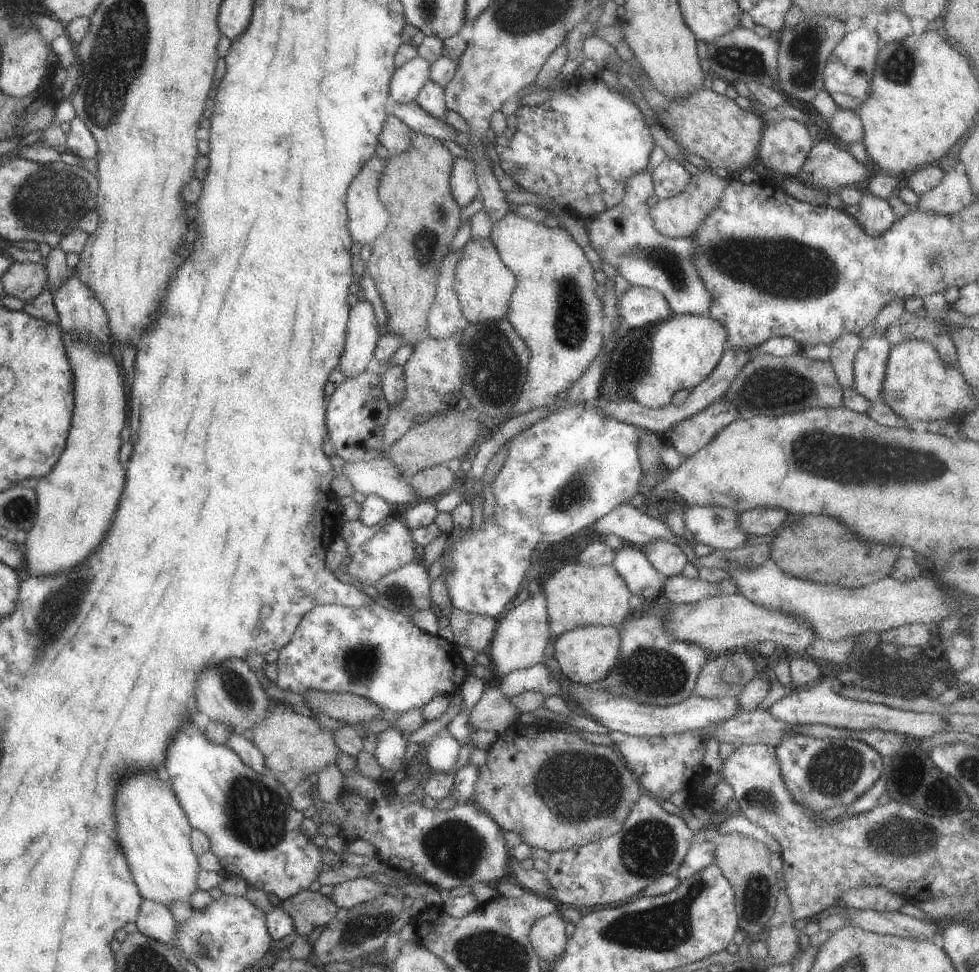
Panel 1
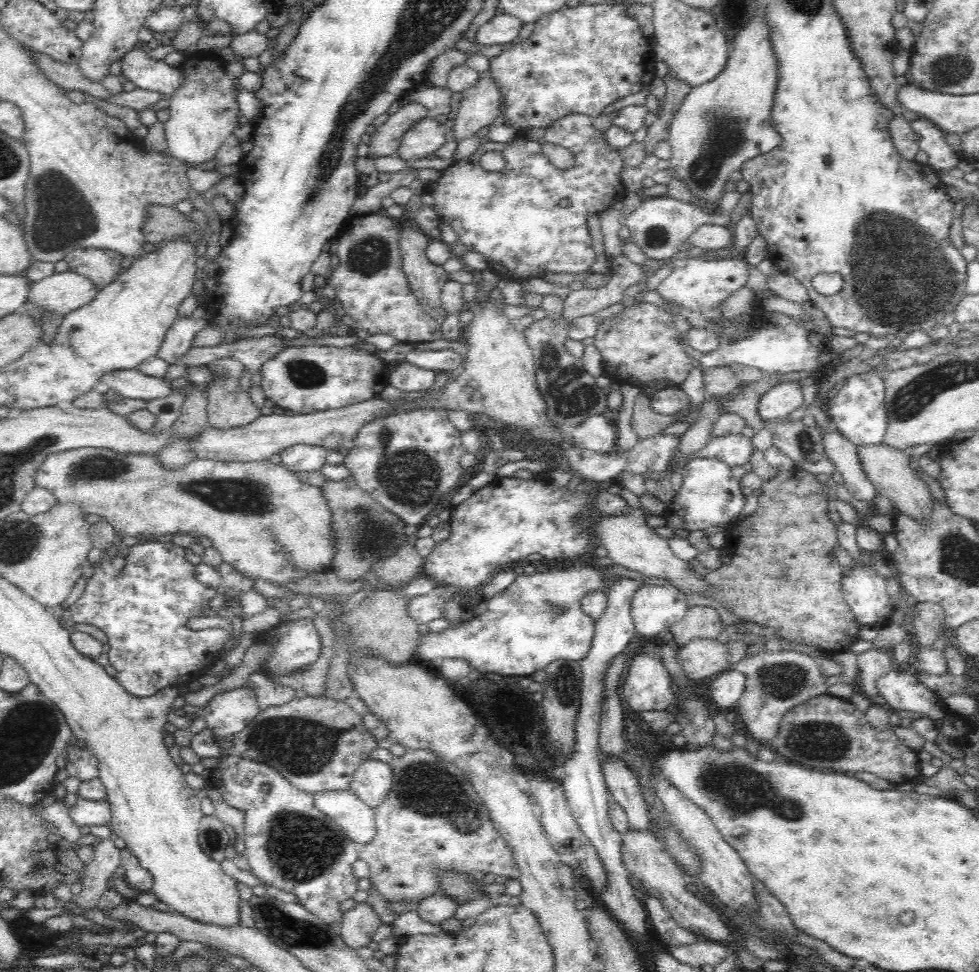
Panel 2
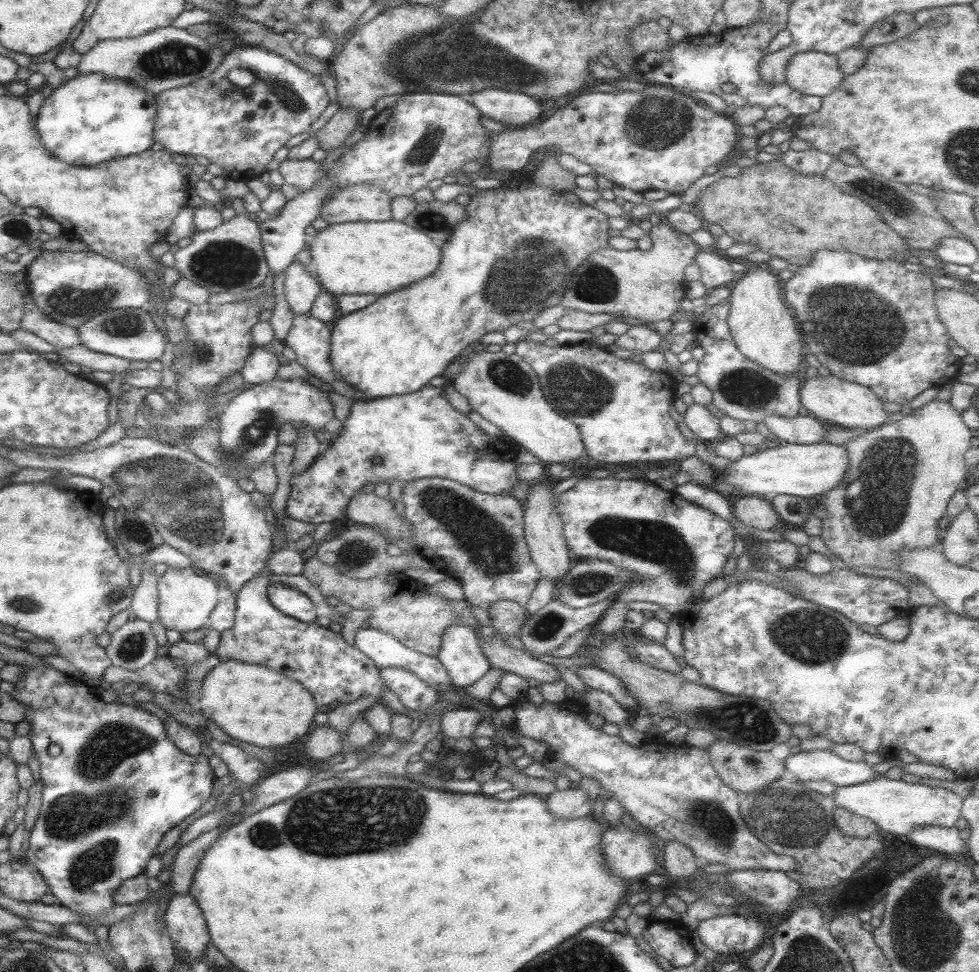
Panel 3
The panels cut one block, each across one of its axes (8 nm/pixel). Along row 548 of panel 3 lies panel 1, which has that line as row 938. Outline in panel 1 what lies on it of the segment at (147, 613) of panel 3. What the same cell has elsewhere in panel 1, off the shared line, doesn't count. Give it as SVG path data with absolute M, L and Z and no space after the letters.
M142 898L135 923L142 934L166 944L168 948L172 948L174 954L178 955L178 950L174 946L174 938L172 938L176 934L175 919L168 906Z

